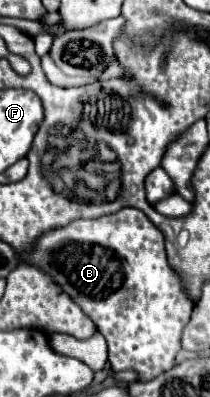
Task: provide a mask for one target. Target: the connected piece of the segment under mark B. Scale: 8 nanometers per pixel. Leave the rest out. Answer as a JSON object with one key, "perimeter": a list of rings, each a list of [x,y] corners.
{"perimeter":[[[122,209],[122,211],[116,211],[112,215],[104,215],[104,217],[98,217],[98,219],[78,219],[78,221],[72,221],[70,225],[66,225],[64,229],[56,229],[56,231],[48,231],[48,235],[44,233],[34,249],[30,251],[28,255],[30,263],[36,265],[38,269],[46,271],[58,285],[64,293],[68,293],[72,297],[72,301],[76,301],[76,305],[80,305],[80,309],[98,325],[98,331],[106,337],[108,341],[108,361],[112,365],[114,371],[126,371],[126,369],[134,369],[140,373],[140,381],[148,381],[148,379],[154,379],[158,377],[160,373],[166,373],[174,367],[174,359],[176,359],[176,353],[180,351],[180,337],[182,337],[182,329],[186,327],[186,323],[190,321],[190,313],[192,313],[192,303],[188,301],[188,297],[184,295],[184,289],[182,289],[182,283],[180,283],[180,277],[176,277],[176,273],[172,273],[172,267],[168,265],[166,261],[166,253],[164,253],[164,235],[156,229],[156,225],[152,225],[152,221],[148,221],[148,217],[144,217],[144,213],[140,213],[140,209]]]}

